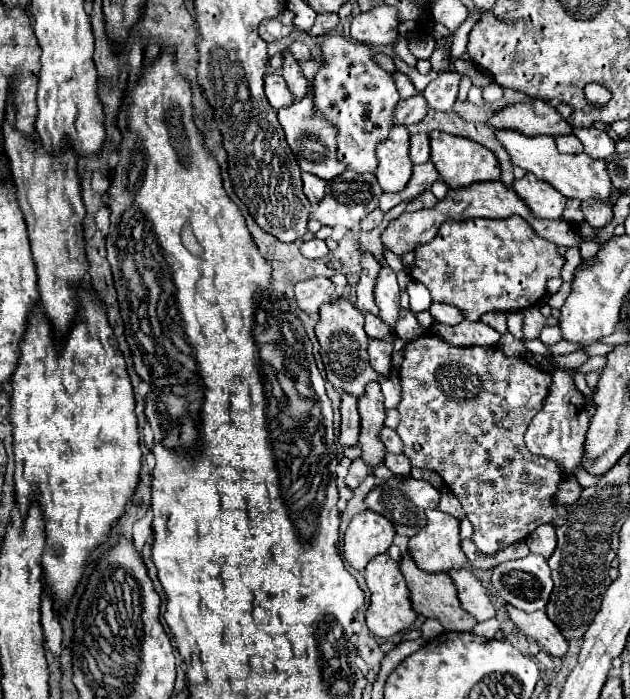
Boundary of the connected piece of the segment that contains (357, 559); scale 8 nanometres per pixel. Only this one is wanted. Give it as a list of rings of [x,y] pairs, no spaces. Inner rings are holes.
[[[364,511],[356,515],[346,529],[344,557],[356,571],[364,571],[372,557],[388,551],[394,535],[396,531],[386,517],[374,511]]]

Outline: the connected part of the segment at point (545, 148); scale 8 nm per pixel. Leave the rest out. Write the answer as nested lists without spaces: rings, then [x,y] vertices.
[[[494,129],[494,135],[498,137],[498,143],[508,151],[512,165],[526,169],[528,173],[534,173],[538,179],[550,183],[554,189],[558,189],[564,197],[594,197],[606,201],[612,193],[612,181],[610,173],[606,173],[606,163],[602,159],[592,159],[586,153],[578,155],[562,155],[558,153],[554,145],[554,137],[526,137],[524,133],[518,133],[514,129]]]

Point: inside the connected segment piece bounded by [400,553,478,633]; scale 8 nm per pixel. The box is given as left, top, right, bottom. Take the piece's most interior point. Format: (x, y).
(434, 595)

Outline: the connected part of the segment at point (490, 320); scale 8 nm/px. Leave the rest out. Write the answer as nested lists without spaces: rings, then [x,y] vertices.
[[[492,311],[488,313],[484,313],[480,320],[482,323],[486,323],[486,325],[490,325],[492,329],[496,329],[500,335],[504,335],[504,333],[508,333],[508,325],[506,325],[506,317],[504,317],[504,313],[500,311]]]

